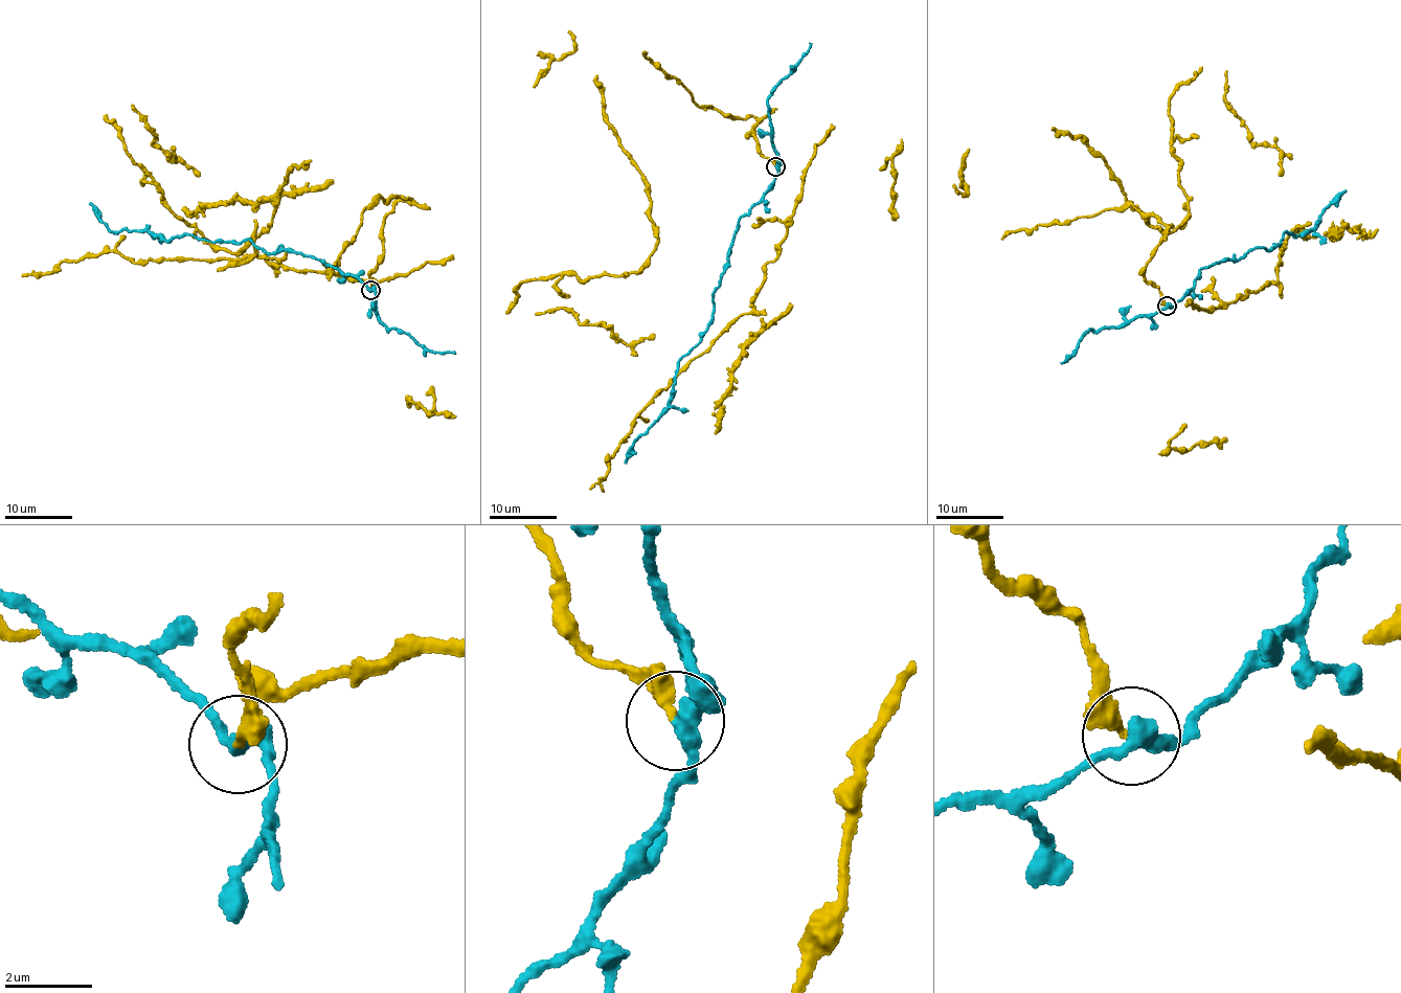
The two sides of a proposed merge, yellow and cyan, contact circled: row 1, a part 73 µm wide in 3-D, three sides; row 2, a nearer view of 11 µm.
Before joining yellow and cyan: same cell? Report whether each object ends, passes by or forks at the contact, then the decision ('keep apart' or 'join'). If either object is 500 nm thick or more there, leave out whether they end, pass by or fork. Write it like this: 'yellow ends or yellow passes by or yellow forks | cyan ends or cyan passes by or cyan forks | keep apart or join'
yellow ends | cyan passes by | keep apart

